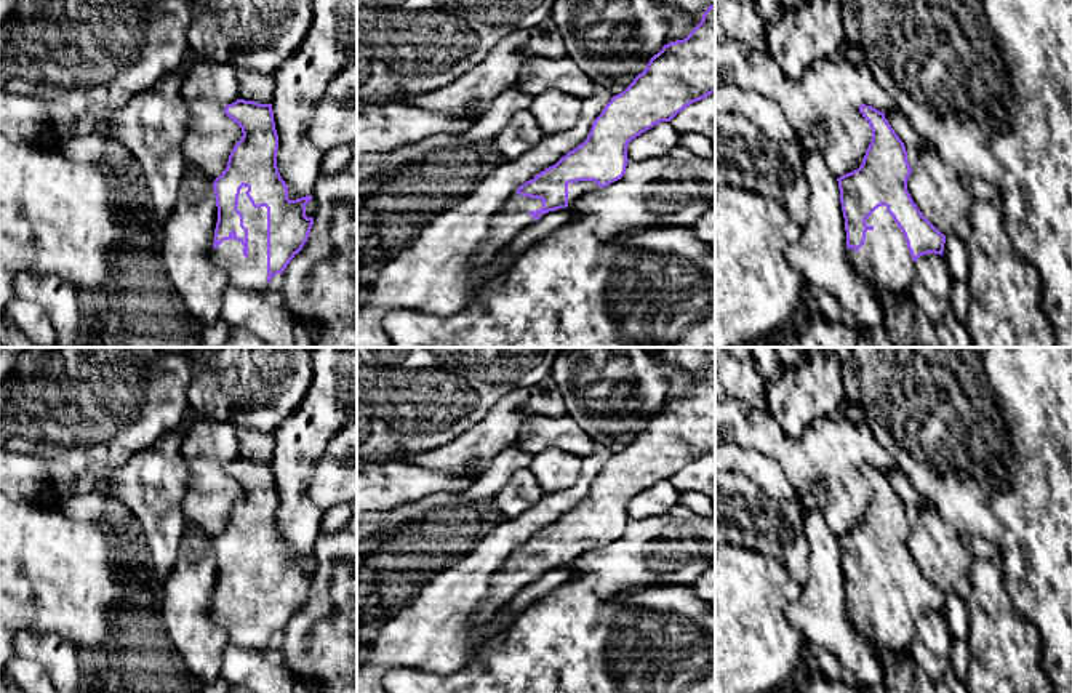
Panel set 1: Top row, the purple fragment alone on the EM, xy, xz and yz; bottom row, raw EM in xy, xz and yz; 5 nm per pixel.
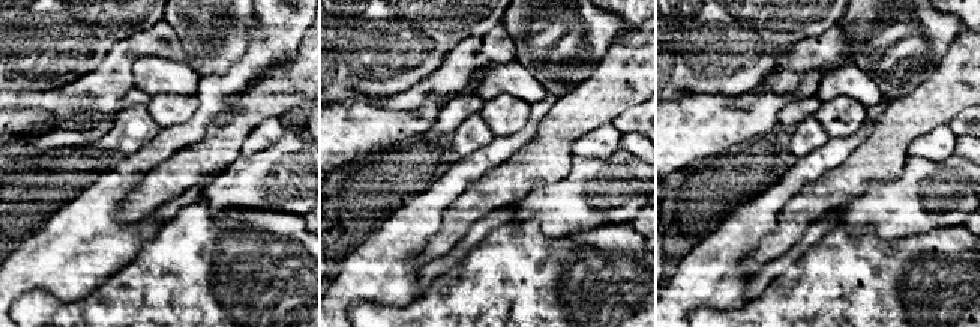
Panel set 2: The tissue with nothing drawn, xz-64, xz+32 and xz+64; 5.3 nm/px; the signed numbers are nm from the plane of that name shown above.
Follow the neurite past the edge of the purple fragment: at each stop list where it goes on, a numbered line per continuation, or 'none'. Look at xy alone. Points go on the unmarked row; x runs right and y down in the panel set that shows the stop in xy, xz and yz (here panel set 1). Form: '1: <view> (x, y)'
1: xy (229, 615)

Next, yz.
1: yz (912, 512)
2: yz (885, 620)

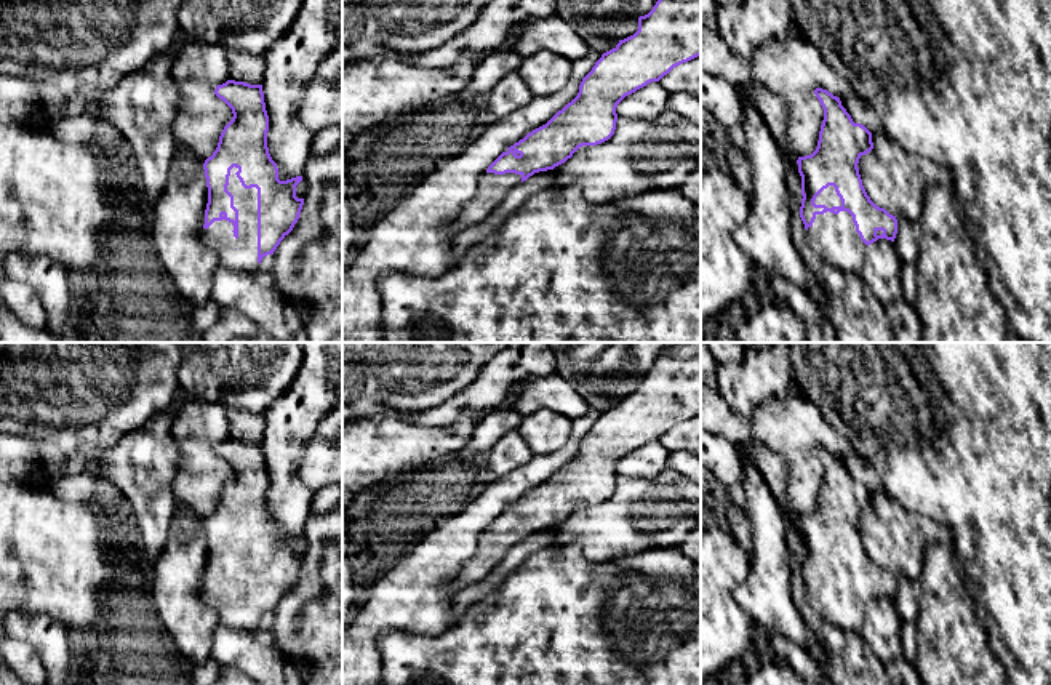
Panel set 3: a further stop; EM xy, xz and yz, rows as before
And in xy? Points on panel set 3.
1: xy (219, 596)

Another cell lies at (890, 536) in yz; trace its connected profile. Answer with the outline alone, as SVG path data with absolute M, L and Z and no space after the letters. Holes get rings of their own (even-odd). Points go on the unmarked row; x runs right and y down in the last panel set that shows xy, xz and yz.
M878 493L873 507L861 514L859 533L870 559L891 571L904 571L910 555L925 551L920 528L909 512L889 496Z

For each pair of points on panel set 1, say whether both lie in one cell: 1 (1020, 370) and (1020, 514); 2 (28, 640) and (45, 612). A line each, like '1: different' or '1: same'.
1: same
2: different

